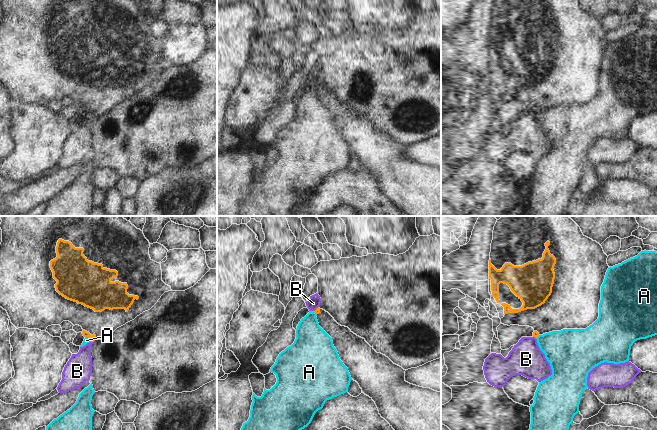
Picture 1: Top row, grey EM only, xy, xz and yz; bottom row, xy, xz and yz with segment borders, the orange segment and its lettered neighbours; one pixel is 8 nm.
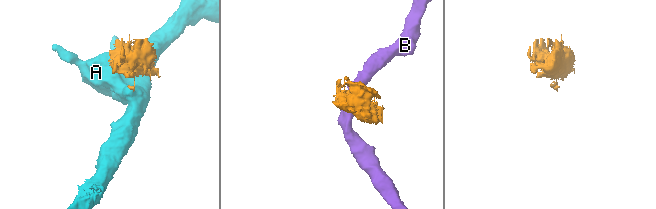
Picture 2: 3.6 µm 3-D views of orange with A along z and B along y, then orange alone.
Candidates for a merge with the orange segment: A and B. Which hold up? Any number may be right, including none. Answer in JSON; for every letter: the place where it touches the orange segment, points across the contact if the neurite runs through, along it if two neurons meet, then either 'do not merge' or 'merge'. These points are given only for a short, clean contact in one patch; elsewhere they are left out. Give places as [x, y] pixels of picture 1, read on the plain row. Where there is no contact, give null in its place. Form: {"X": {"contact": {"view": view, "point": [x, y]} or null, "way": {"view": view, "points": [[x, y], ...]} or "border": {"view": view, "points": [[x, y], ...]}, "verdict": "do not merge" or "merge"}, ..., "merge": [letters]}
{"A": {"contact": {"view": "xy", "point": [89, 113]}, "border": {"view": "xy", "points": [[85, 112], [89, 113], [92, 117]]}, "verdict": "do not merge"}, "B": {"contact": {"view": "xz", "point": [315, 86]}, "border": {"view": "xz", "points": [[318, 82], [311, 87]]}, "verdict": "do not merge"}, "merge": []}

